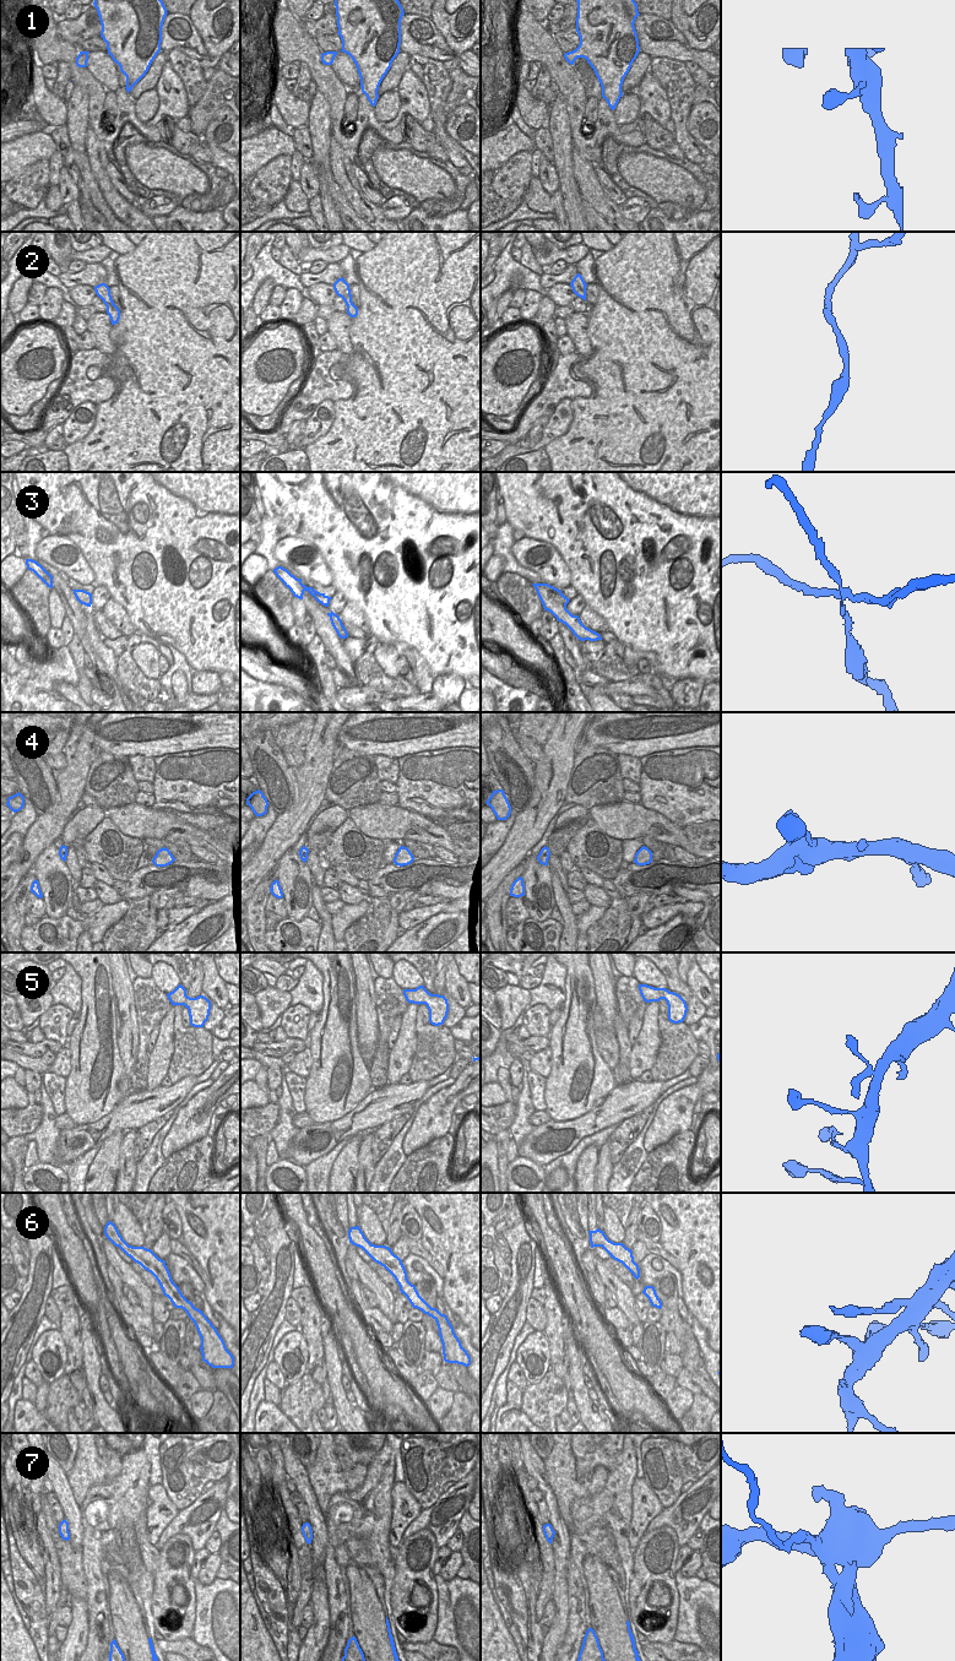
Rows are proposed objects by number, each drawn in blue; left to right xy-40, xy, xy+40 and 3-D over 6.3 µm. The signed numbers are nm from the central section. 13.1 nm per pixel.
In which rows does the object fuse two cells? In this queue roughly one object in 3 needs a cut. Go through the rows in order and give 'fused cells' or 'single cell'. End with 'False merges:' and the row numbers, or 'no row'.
1: single cell
2: single cell
3: fused cells
4: single cell
5: single cell
6: fused cells
7: fused cells
False merges: 3, 6, 7

